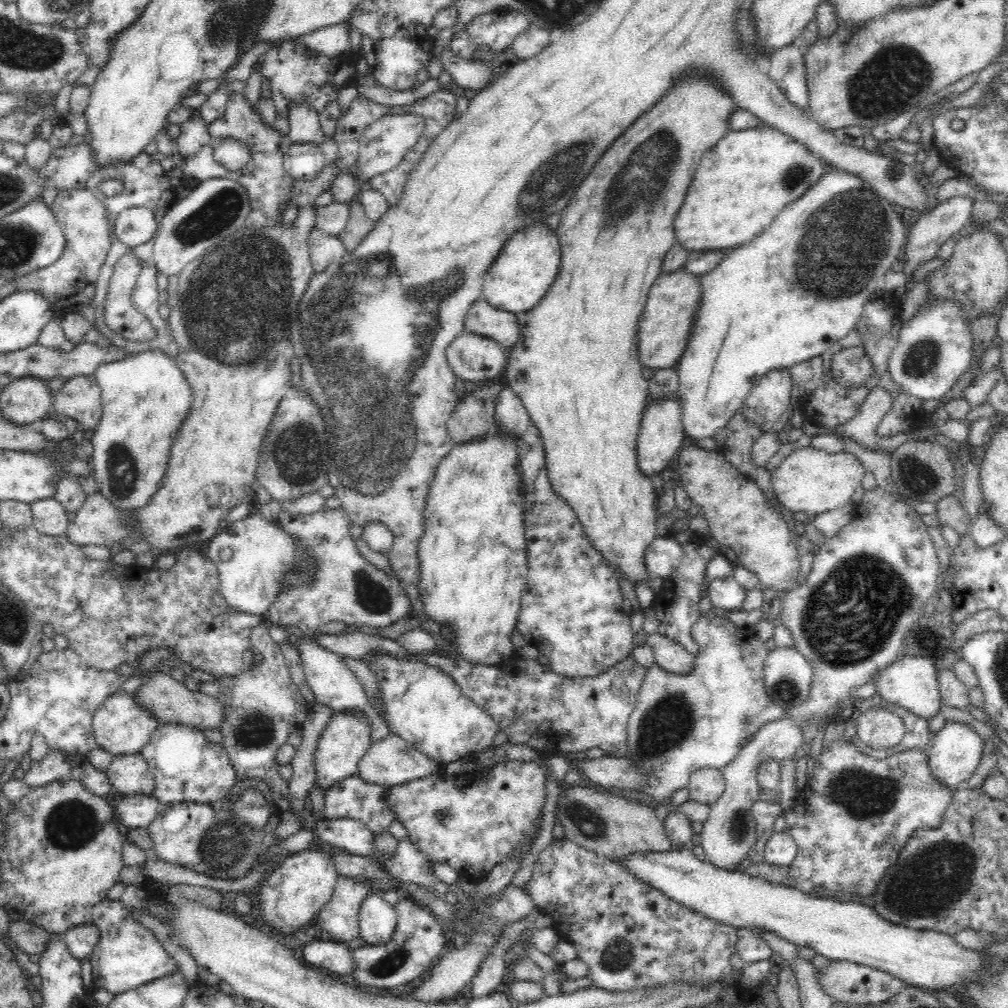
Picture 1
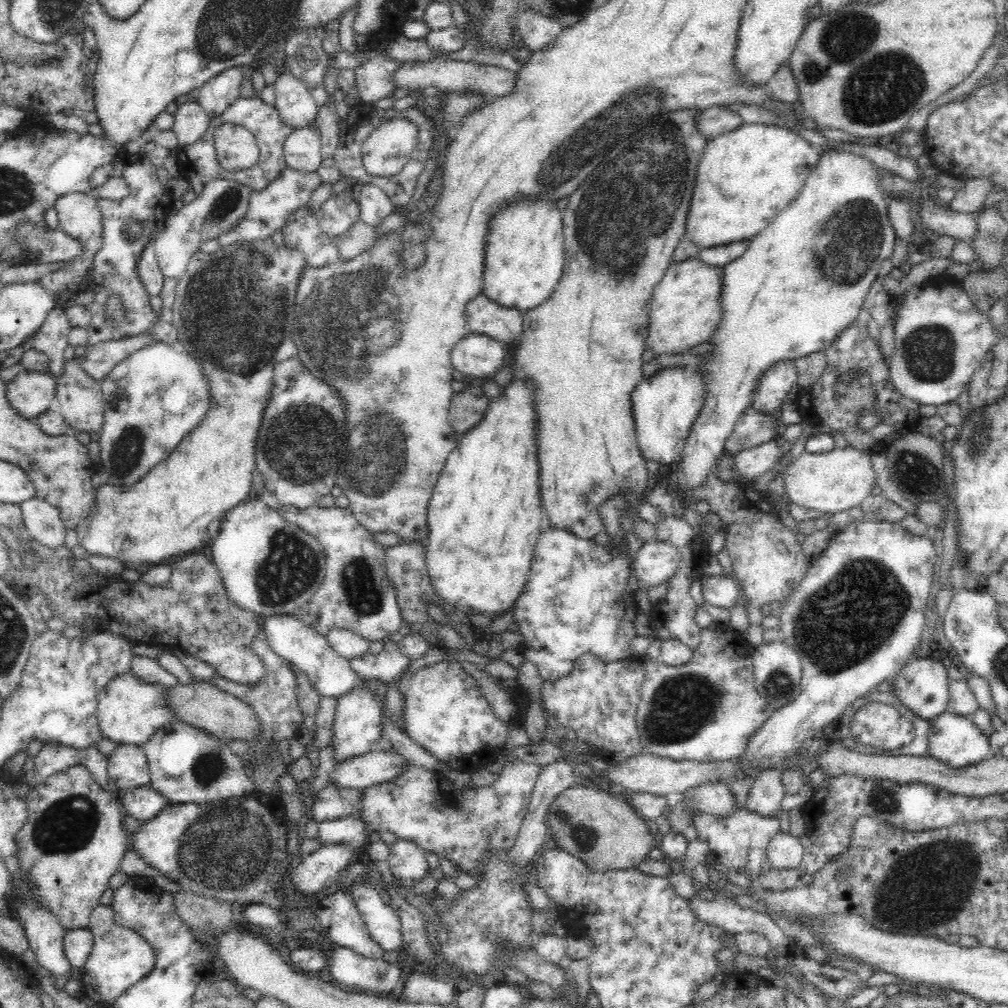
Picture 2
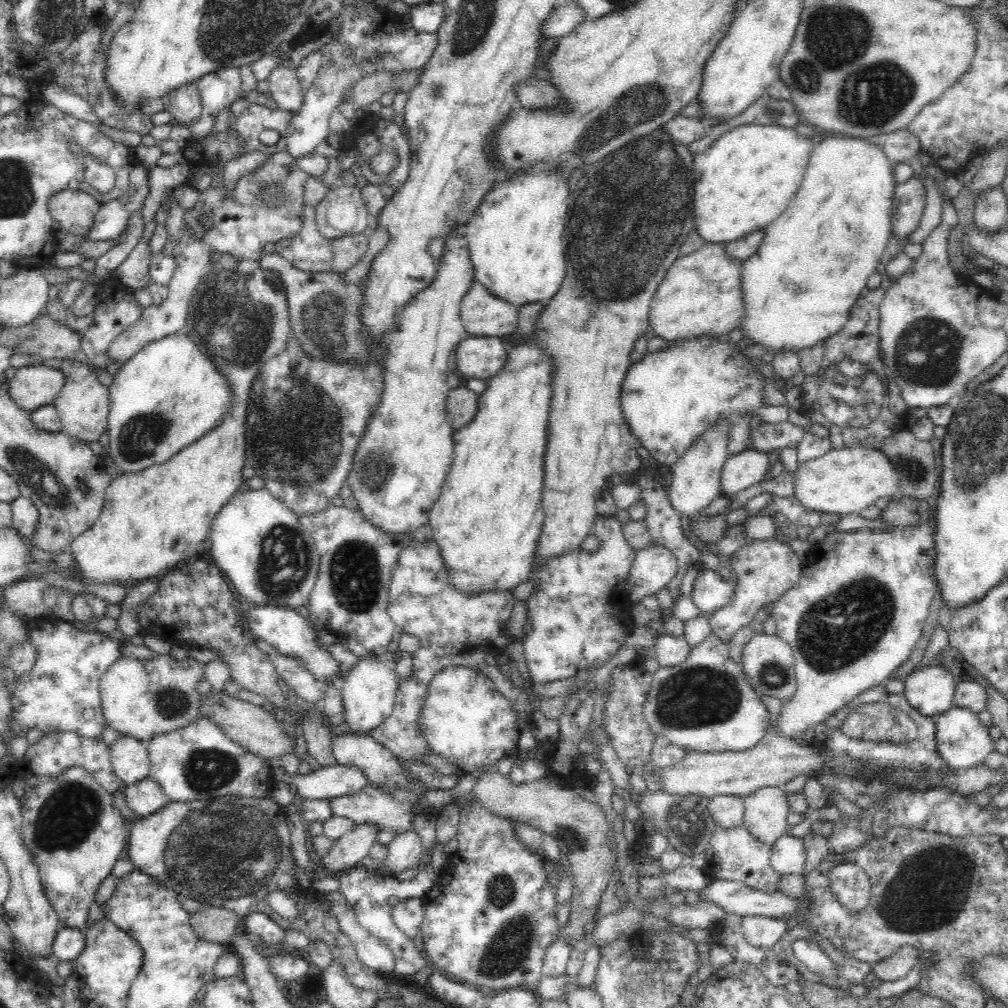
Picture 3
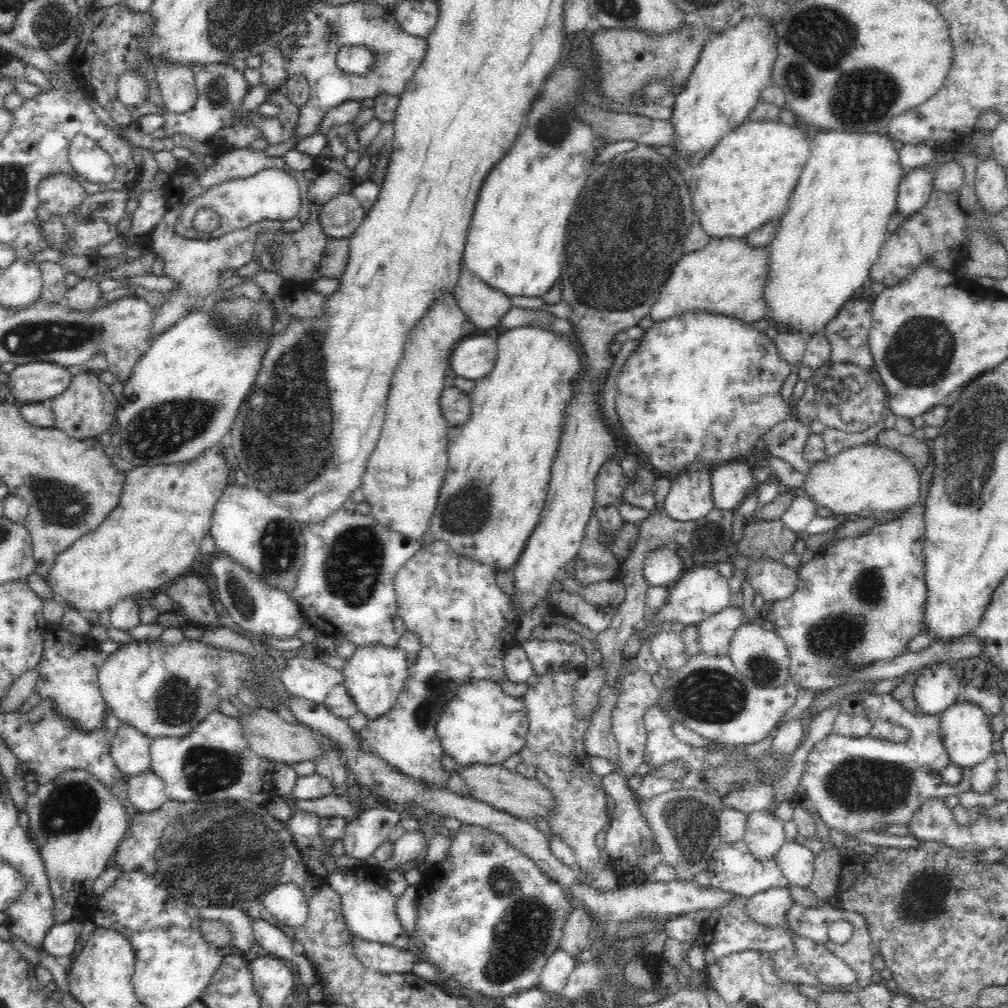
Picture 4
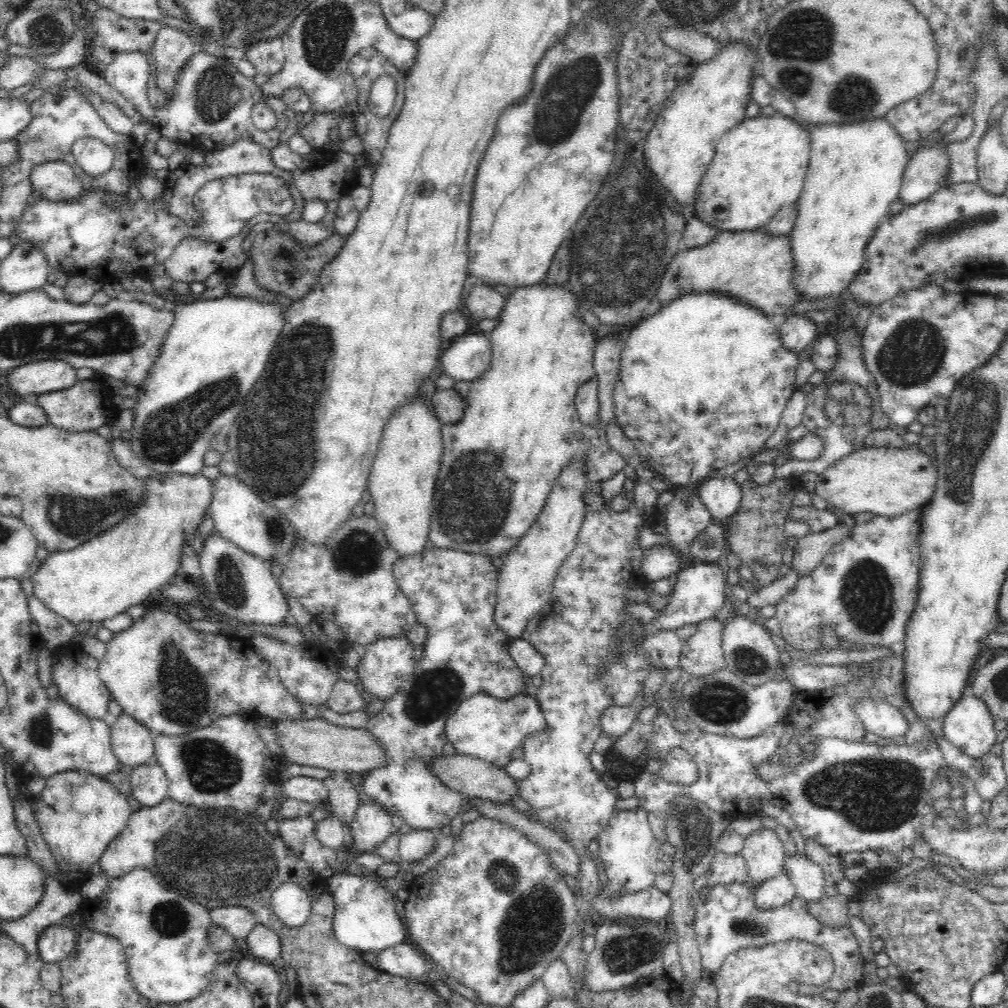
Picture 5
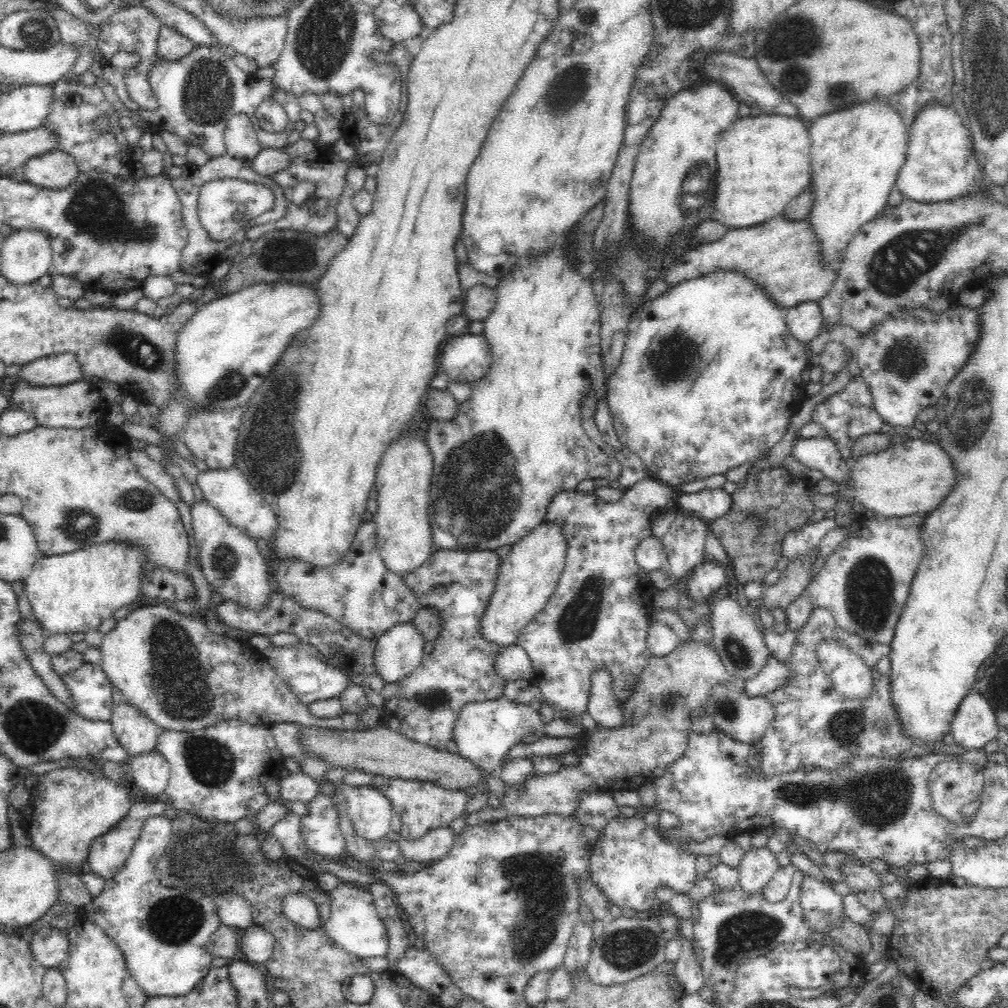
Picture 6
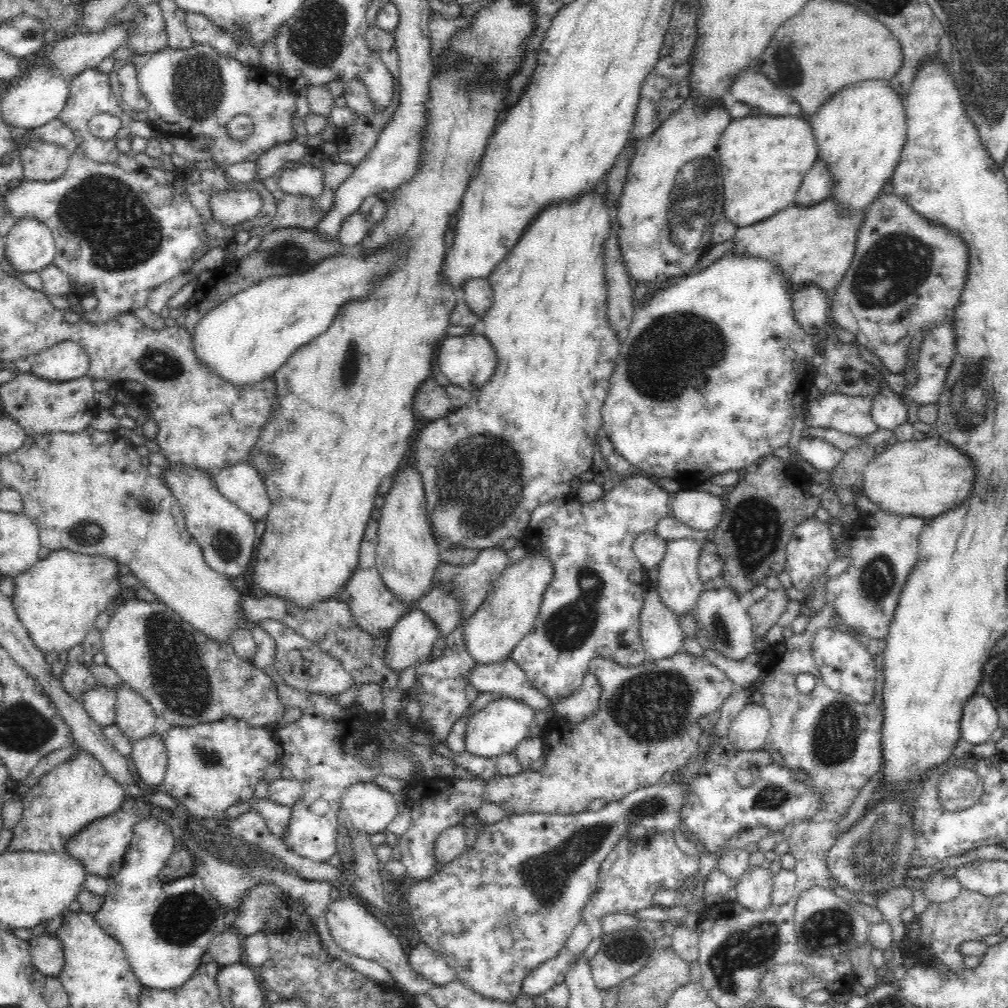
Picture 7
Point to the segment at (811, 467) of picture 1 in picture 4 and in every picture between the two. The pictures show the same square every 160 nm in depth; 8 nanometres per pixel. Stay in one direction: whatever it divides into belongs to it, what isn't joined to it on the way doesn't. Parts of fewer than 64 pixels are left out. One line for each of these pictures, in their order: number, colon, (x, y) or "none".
2: (840, 479)
3: (845, 481)
4: (874, 477)

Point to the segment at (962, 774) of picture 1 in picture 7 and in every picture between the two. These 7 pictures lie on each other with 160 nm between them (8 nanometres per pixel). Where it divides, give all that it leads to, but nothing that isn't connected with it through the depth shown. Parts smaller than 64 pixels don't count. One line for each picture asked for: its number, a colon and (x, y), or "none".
2: (954, 739)
3: (963, 741)
4: (966, 731)
5: (969, 725)
6: (975, 724)
7: (980, 719)

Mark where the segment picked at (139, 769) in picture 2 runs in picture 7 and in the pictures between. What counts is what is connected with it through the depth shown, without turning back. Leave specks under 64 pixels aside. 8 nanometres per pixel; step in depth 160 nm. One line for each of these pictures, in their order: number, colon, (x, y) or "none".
3: (130, 760)
4: (130, 751)
5: (131, 742)
6: (135, 732)
7: (134, 715)

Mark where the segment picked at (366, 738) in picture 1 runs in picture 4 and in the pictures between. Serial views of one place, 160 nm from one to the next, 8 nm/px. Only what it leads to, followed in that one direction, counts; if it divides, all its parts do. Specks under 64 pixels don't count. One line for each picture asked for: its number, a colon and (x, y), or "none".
2: (358, 718)
3: (369, 689)
4: (374, 675)

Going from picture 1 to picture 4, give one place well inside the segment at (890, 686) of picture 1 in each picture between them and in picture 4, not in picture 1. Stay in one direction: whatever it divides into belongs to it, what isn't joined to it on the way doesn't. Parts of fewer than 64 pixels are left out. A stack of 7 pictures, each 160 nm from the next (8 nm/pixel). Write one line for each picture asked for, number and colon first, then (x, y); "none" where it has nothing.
2: (922, 686)
3: (931, 692)
4: (935, 689)

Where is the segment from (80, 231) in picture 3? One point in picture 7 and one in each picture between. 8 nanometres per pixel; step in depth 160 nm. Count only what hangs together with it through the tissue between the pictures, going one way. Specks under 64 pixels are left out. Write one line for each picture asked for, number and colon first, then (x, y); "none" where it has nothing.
4: (58, 192)
5: (56, 180)
6: (57, 169)
7: (41, 160)

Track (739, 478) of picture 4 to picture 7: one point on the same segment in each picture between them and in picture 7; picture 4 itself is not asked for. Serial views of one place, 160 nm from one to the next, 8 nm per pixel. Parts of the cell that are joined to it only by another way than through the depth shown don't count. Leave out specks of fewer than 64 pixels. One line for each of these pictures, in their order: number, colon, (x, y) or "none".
5: (721, 496)
6: (709, 504)
7: (699, 510)

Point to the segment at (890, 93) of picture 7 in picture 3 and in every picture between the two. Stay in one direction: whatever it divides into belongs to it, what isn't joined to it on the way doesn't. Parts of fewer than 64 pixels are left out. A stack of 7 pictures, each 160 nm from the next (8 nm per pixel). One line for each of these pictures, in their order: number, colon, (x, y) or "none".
3: (798, 288)
4: (836, 222)
5: (856, 170)
6: (856, 153)

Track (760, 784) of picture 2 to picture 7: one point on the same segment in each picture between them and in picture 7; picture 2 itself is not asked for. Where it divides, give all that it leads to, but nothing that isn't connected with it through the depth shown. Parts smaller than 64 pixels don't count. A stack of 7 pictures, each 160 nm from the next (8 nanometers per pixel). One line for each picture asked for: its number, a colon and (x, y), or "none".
3: (766, 809)
4: (764, 835)
5: (763, 853)
6: (757, 868)
7: (754, 889)

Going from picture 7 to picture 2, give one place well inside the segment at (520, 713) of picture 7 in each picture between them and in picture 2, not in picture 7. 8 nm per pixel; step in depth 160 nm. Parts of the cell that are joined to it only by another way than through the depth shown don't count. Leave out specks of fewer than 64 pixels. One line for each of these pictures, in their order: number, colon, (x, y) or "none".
2: (445, 711)
3: (465, 719)
4: (484, 725)
5: (489, 729)
6: (484, 732)

